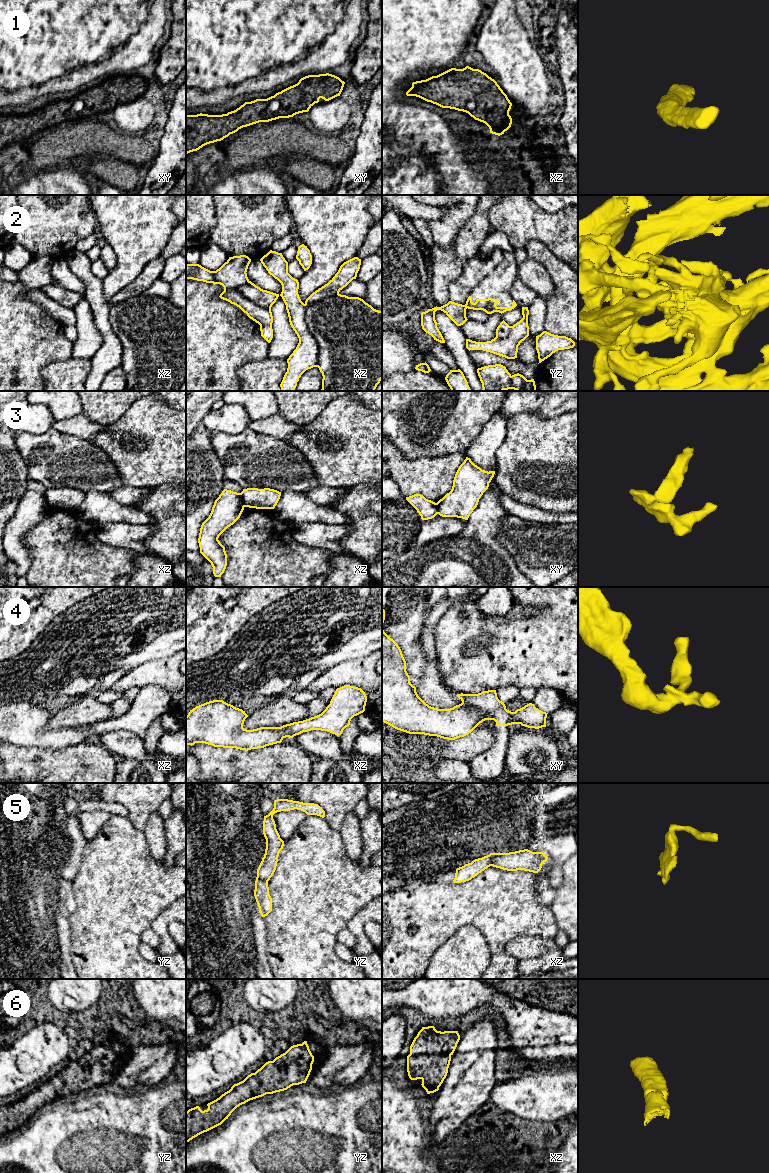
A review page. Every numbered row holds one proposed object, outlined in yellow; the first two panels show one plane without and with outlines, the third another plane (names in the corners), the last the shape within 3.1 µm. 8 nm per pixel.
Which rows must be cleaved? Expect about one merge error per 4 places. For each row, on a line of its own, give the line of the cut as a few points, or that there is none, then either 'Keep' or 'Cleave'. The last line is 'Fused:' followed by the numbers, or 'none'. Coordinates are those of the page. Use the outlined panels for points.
1: No split. Keep
2: No split. Keep
3: Split along xz (239, 493), (244, 506). Cleave
4: Split along xy (462, 702), (479, 708), (490, 719). Cleave
5: Split along xz (499, 853), (490, 865). Cleave
6: No split. Keep
Fused: 3, 4, 5

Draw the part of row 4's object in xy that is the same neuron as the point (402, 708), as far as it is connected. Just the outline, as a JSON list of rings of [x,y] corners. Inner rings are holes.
[[[382,608],[382,722],[409,733],[455,740],[471,733],[489,716],[471,705],[461,703],[450,709],[438,709],[426,704],[417,694],[406,671],[406,661],[398,644],[383,630],[385,610]]]

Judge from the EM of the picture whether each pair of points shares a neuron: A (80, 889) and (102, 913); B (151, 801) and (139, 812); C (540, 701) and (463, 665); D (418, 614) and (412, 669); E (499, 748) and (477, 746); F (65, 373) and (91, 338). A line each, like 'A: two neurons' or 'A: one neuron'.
A: one neuron
B: one neuron
C: two neurons
D: one neuron
E: two neurons
F: two neurons

